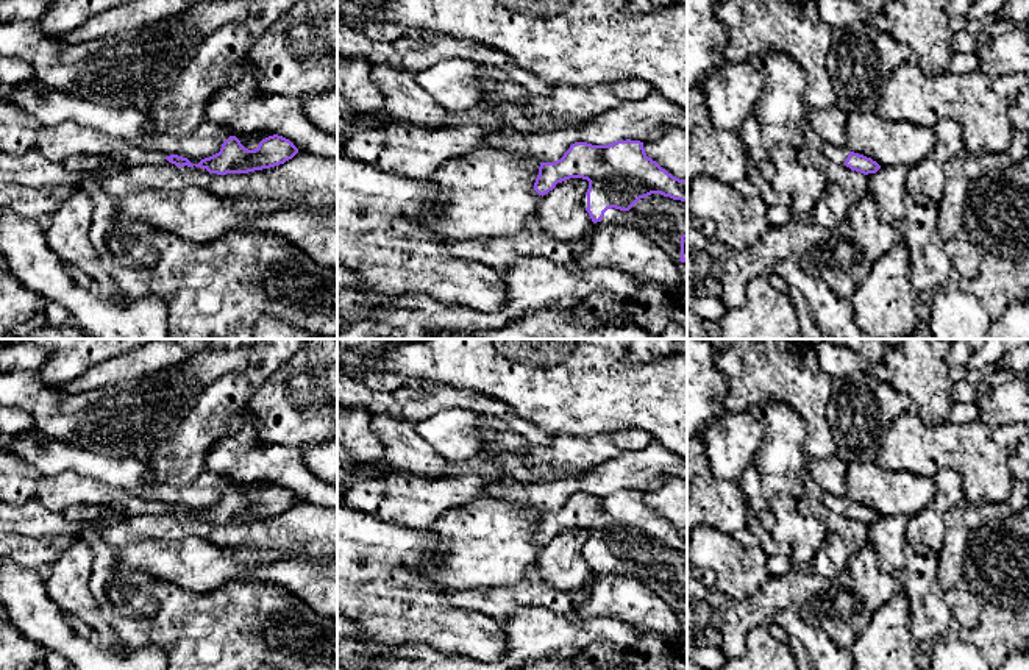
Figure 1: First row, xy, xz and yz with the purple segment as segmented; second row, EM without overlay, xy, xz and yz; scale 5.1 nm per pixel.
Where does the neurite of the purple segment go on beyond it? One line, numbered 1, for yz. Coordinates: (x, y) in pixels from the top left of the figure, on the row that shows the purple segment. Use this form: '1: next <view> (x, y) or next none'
1: next yz (837, 155)

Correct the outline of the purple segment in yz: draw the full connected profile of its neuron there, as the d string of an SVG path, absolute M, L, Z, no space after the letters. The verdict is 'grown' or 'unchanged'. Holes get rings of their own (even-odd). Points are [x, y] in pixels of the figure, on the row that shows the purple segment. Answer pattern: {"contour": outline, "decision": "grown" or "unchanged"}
{"contour": "M824 144L821 151L829 161L842 166L845 164L851 170L860 172L863 175L876 173L881 169L881 166L871 158L849 151L846 147Z", "decision": "grown"}

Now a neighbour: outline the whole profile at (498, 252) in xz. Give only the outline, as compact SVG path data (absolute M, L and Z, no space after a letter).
M536 219L528 220L517 233L490 239L447 239L454 256L475 259L503 273L522 256L542 256L559 267L578 270L579 258L587 251L590 234L581 239L556 239L542 230Z

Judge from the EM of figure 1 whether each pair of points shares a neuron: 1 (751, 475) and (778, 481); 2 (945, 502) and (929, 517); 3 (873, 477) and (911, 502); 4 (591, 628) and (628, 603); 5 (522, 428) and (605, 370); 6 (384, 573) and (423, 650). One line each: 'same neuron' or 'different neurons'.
1: different neurons
2: same neuron
3: same neuron
4: different neurons
5: different neurons
6: different neurons

